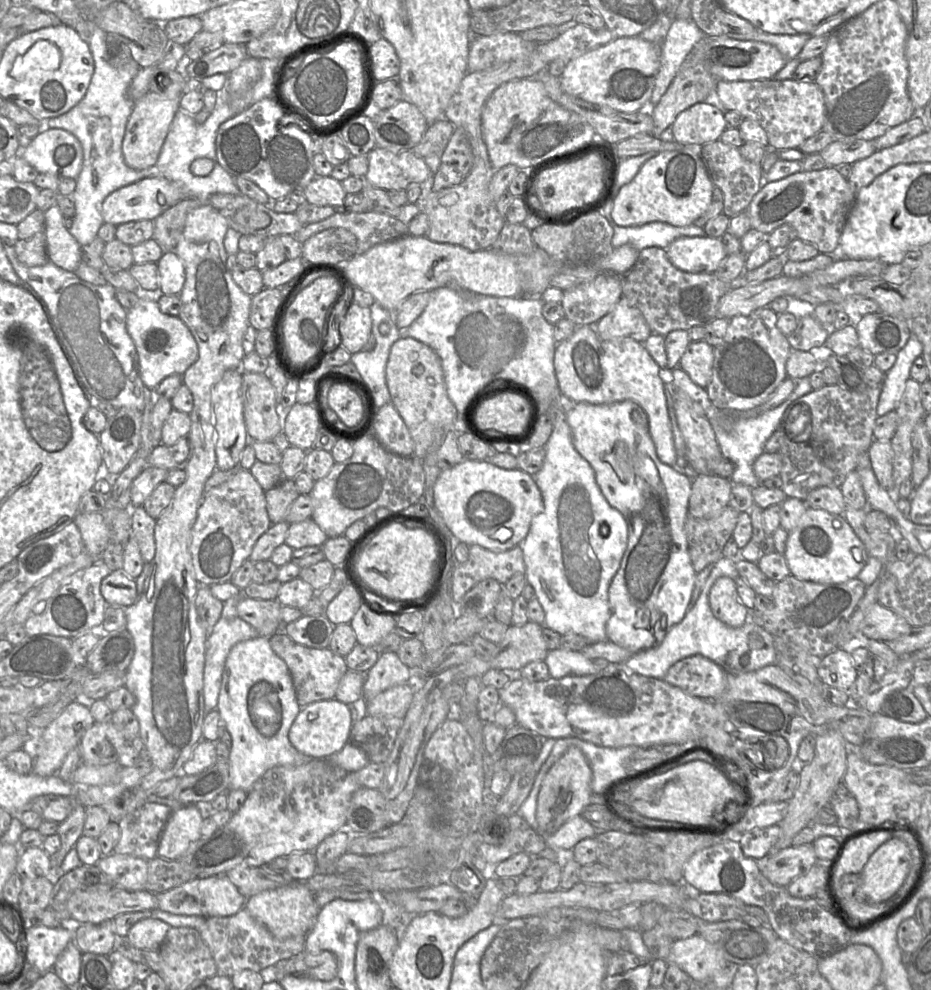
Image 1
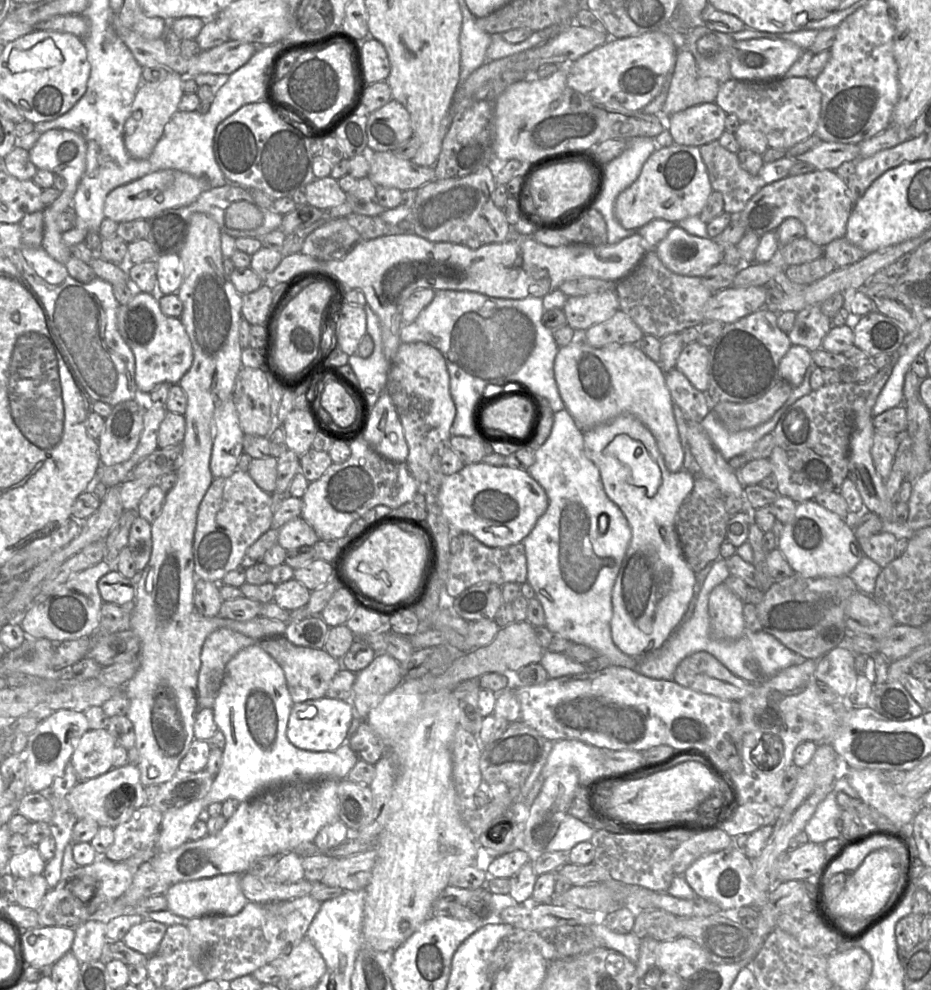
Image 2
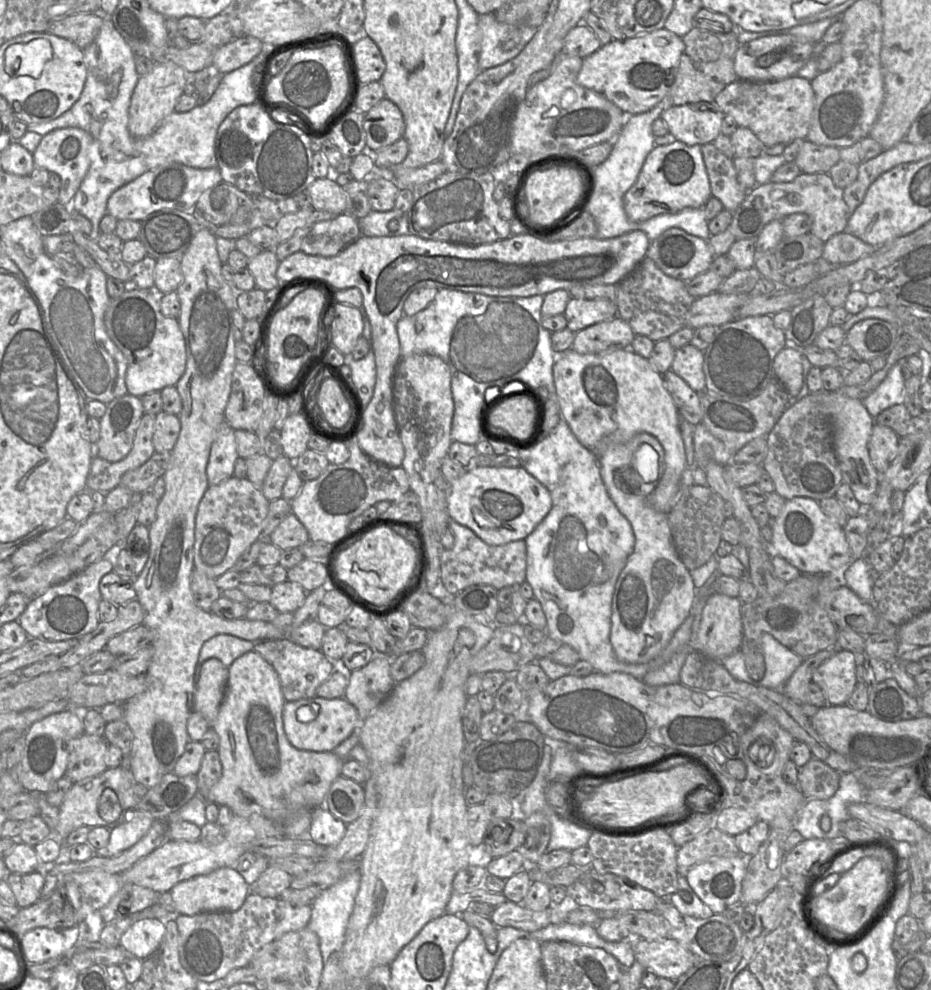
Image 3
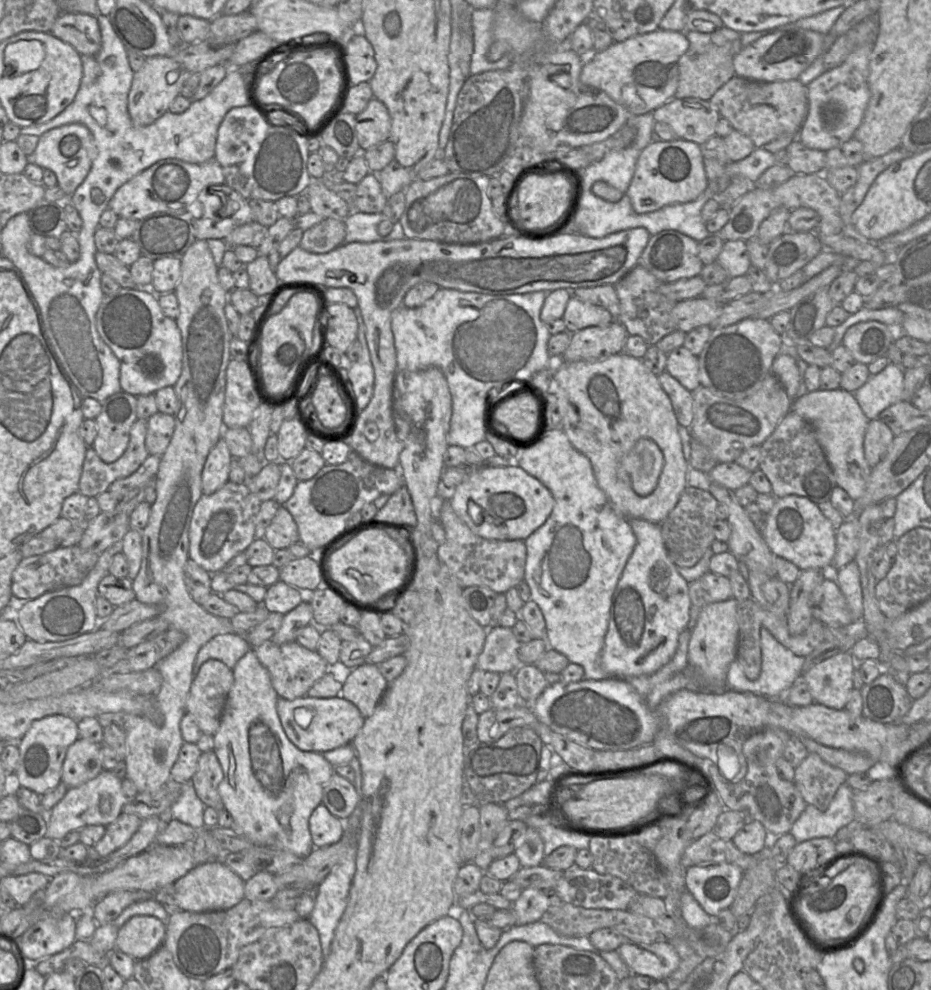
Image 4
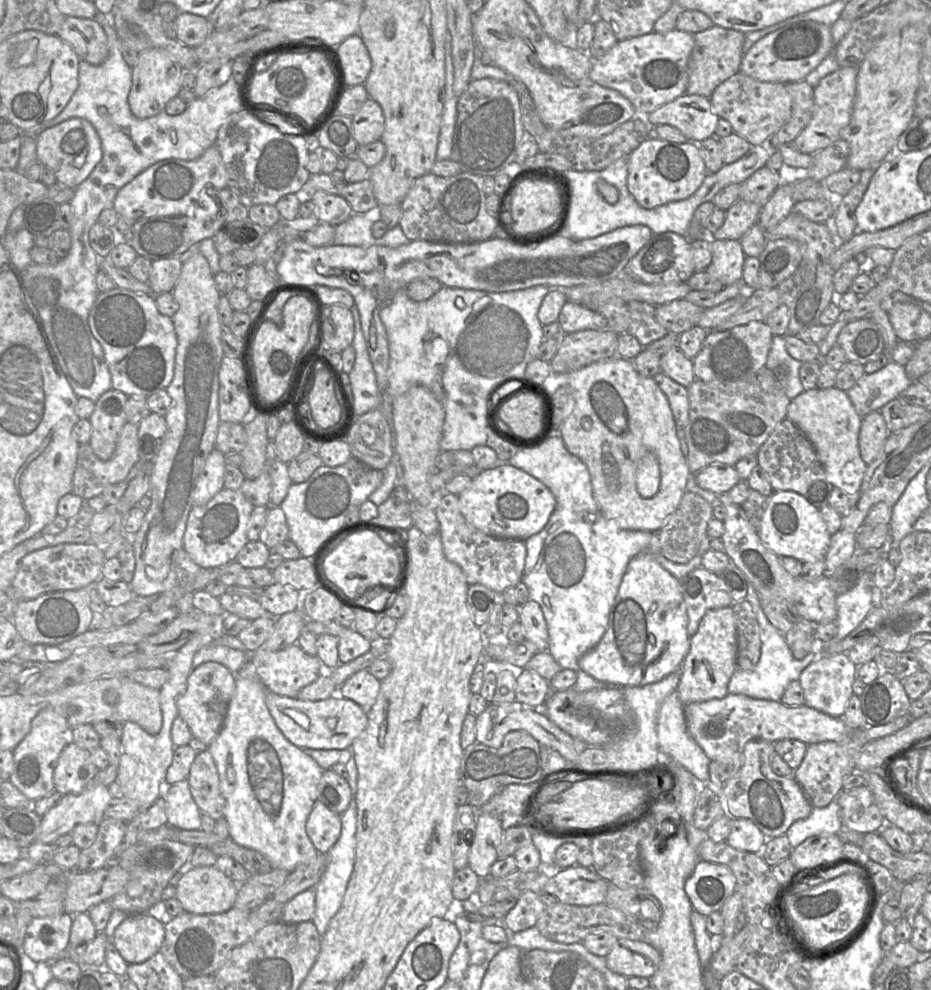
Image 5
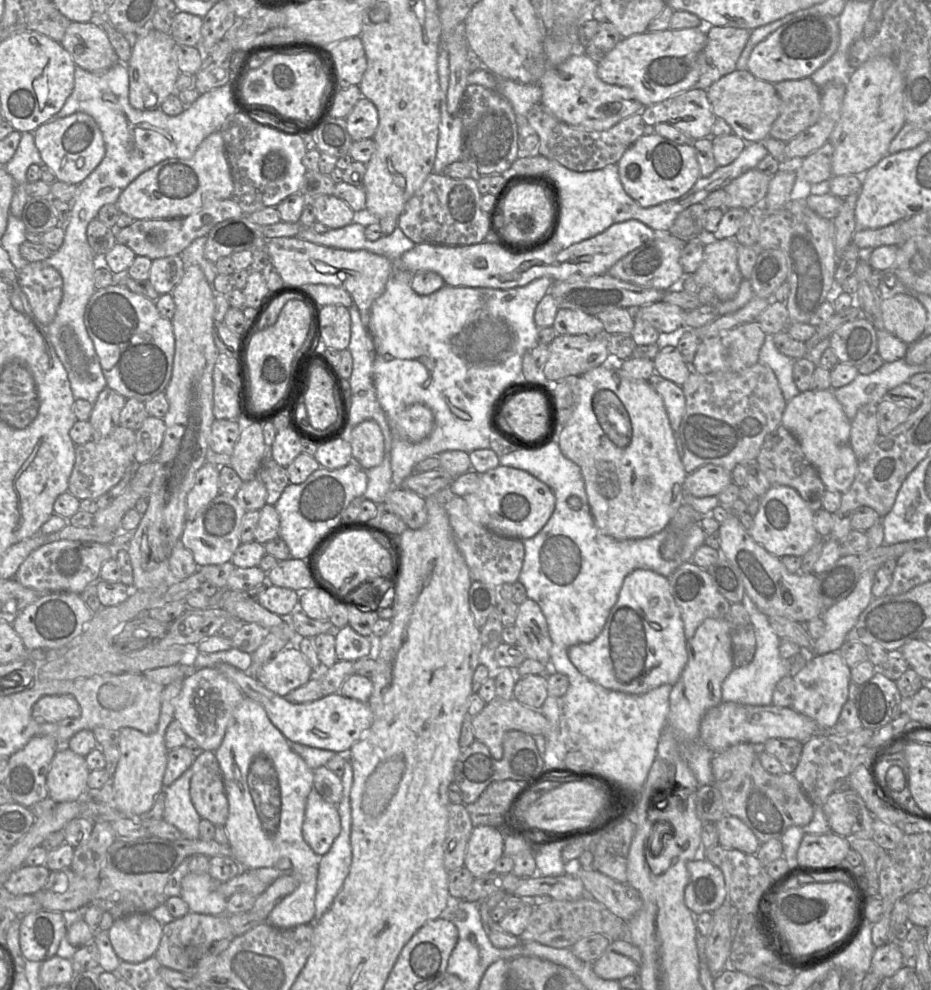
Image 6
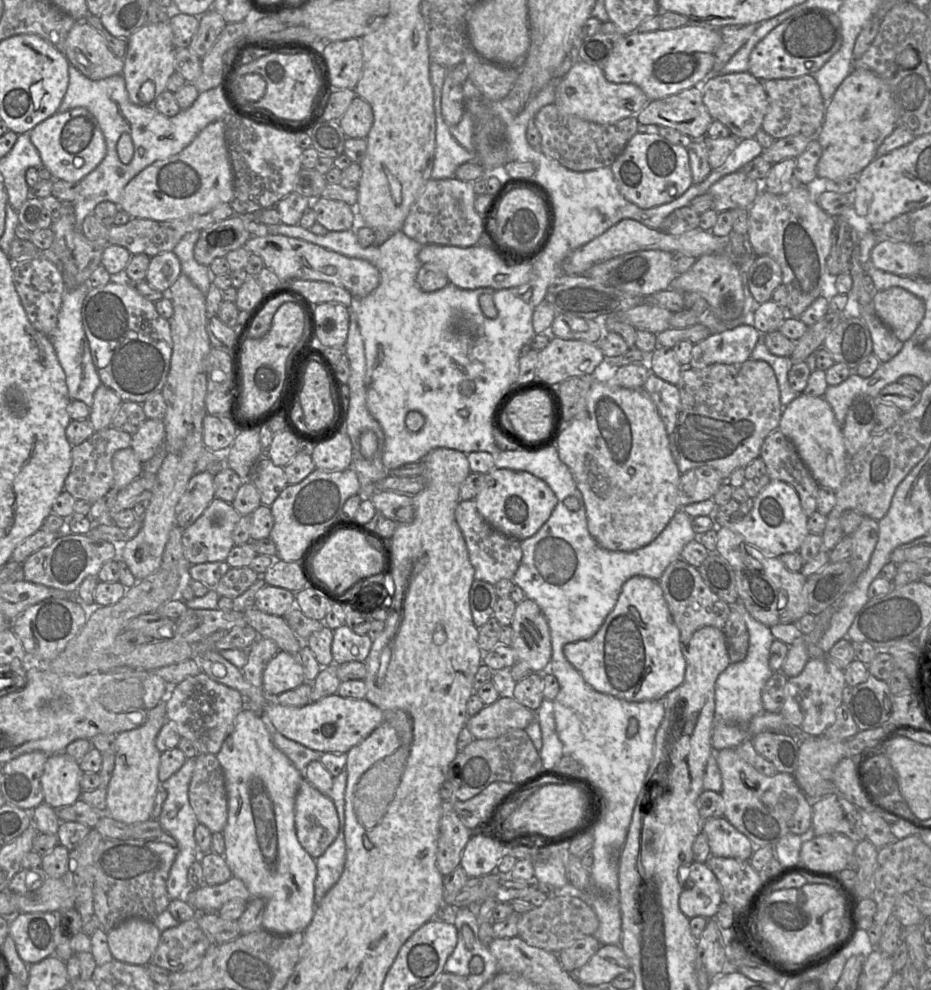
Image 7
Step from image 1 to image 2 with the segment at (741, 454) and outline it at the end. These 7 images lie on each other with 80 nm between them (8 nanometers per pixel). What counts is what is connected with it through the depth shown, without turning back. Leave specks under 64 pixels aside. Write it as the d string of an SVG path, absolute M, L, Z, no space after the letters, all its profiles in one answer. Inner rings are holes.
M805 376L801 385L793 388L787 401L775 412L767 422L746 430L731 432L718 419L715 412L710 411L700 422L707 435L728 462L735 456L745 453L762 437L772 433L785 411L801 397L812 391L810 376Z

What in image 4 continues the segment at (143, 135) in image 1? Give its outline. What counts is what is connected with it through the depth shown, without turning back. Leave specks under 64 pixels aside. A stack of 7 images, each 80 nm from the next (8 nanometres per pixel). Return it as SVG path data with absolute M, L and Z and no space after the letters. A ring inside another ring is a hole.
M147 57L142 68L134 72L132 86L128 95L128 112L132 122L140 127L147 126L169 111L169 106L180 95L185 81L191 74L171 57ZM170 71L179 72L179 78L172 84L167 82L167 74Z

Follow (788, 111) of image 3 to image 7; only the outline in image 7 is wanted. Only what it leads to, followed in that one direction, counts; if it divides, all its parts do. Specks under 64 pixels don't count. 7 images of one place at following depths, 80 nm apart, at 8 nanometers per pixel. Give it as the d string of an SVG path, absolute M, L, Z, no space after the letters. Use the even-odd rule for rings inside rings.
M749 71L709 76L701 84L703 102L713 120L720 121L737 139L754 138L762 129L762 122L768 109L768 97L762 82Z

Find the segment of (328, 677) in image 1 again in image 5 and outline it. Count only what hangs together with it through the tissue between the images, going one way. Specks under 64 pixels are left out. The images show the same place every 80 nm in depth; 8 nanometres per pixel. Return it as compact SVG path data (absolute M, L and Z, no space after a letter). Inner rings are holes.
M297 643L279 651L268 651L259 647L249 655L261 682L267 690L277 695L295 698L306 686L314 682L324 671L324 666L317 655L309 655Z

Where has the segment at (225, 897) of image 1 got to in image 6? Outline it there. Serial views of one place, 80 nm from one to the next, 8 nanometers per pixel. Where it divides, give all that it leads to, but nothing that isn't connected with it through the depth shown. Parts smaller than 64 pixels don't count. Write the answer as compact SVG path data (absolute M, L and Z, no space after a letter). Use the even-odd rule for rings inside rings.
M189 872L181 881L180 897L187 903L191 912L225 914L227 899L218 893L220 883L222 882L213 879L208 873Z

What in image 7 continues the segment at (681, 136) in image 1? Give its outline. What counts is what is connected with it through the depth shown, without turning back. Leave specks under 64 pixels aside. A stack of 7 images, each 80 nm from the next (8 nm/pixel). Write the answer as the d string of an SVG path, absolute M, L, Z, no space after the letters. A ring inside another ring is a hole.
M691 87L662 99L652 100L637 114L642 125L674 128L693 139L703 139L713 118L703 102L701 87Z

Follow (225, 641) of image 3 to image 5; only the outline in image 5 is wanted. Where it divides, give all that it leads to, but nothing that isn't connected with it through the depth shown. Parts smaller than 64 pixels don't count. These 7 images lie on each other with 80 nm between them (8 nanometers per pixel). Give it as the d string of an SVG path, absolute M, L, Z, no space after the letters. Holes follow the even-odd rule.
M210 643L196 653L191 672L195 671L203 663L217 662L224 665L232 673L237 674L248 660L249 655L243 651Z

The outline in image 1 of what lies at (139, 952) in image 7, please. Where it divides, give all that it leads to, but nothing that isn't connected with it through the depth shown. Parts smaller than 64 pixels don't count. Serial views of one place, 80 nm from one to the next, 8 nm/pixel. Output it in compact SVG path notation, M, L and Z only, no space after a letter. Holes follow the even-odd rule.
M145 918L130 928L126 940L141 950L158 950L170 927L162 920Z

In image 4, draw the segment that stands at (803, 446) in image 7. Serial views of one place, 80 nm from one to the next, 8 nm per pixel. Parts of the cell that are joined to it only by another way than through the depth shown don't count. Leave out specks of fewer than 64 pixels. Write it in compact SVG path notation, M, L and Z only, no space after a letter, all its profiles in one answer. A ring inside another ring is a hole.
M842 388L808 392L792 402L791 410L813 427L816 439L832 467L837 486L843 488L854 501L858 500L868 486L872 468L867 463L864 453L864 437L870 420L863 413L854 394Z

